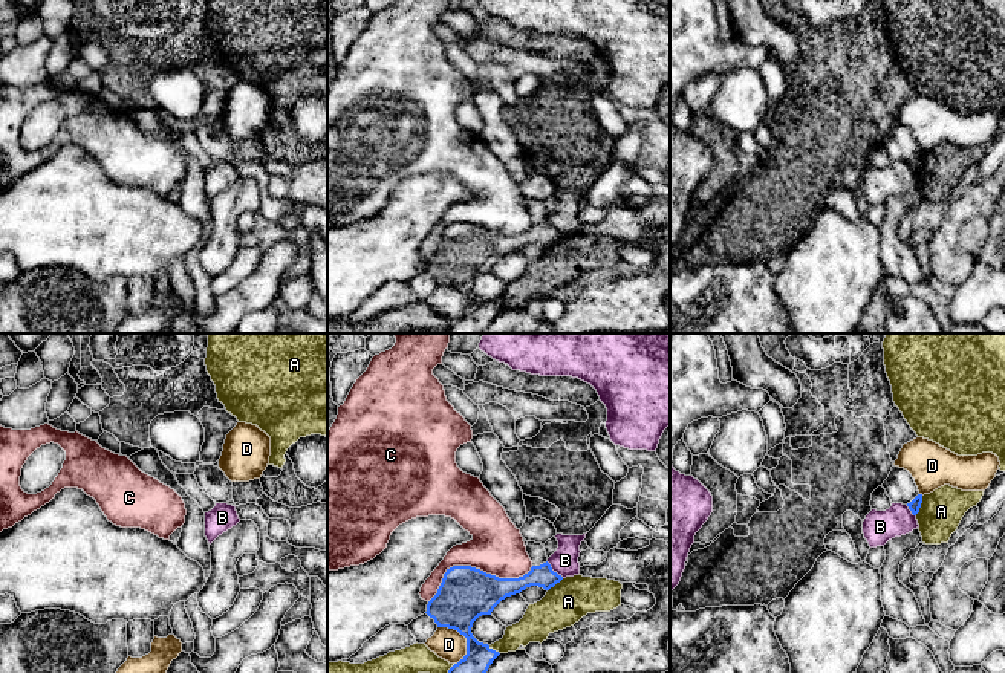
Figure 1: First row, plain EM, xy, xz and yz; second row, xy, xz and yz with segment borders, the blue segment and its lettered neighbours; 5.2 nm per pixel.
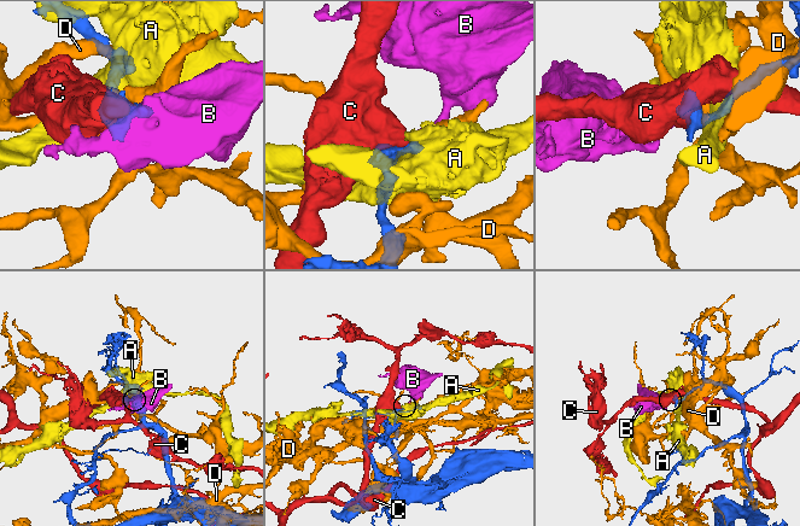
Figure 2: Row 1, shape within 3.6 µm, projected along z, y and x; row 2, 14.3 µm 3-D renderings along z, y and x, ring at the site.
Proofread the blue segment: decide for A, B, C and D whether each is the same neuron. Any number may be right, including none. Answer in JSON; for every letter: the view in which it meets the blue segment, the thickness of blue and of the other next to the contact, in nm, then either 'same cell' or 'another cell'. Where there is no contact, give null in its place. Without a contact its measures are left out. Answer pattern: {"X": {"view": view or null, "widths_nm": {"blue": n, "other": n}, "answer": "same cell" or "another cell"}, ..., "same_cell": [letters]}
{"A": {"view": "yz", "widths_nm": {"blue": 60, "other": 220}, "answer": "another cell"}, "B": {"view": "xz", "widths_nm": {"blue": 120, "other": 140}, "answer": "another cell"}, "C": {"view": "xz", "widths_nm": {"blue": 280, "other": 280}, "answer": "another cell"}, "D": {"view": "xz", "widths_nm": {"blue": 280, "other": 160}, "answer": "another cell"}, "same_cell": []}

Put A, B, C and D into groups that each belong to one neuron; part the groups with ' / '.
A / B / C / D

